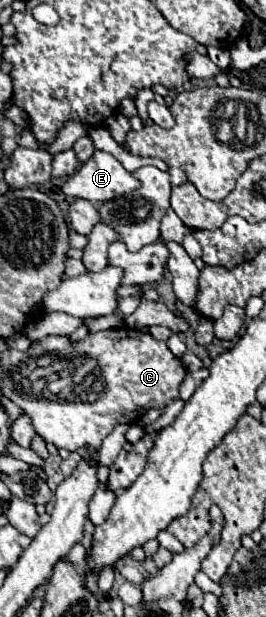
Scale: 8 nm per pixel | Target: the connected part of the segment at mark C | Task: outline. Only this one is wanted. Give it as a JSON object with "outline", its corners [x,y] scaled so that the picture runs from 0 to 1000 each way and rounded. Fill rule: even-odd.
{"outline":[[[380,535],[335,541],[297,558],[267,558],[244,545],[177,545],[117,561],[102,574],[117,580],[147,580],[147,574],[237,574],[237,580],[327,574],[342,587],[372,593],[357,639],[327,639],[327,645],[297,645],[297,652],[162,652],[162,645],[139,648],[109,639],[71,639],[71,661],[117,674],[132,700],[177,716],[199,716],[214,726],[244,726],[259,733],[327,723],[372,729],[387,710],[440,687],[515,687],[538,668],[568,661],[620,661],[673,645],[673,626],[703,606],[688,587],[650,577],[620,554],[583,551],[568,541],[530,535]]]}

